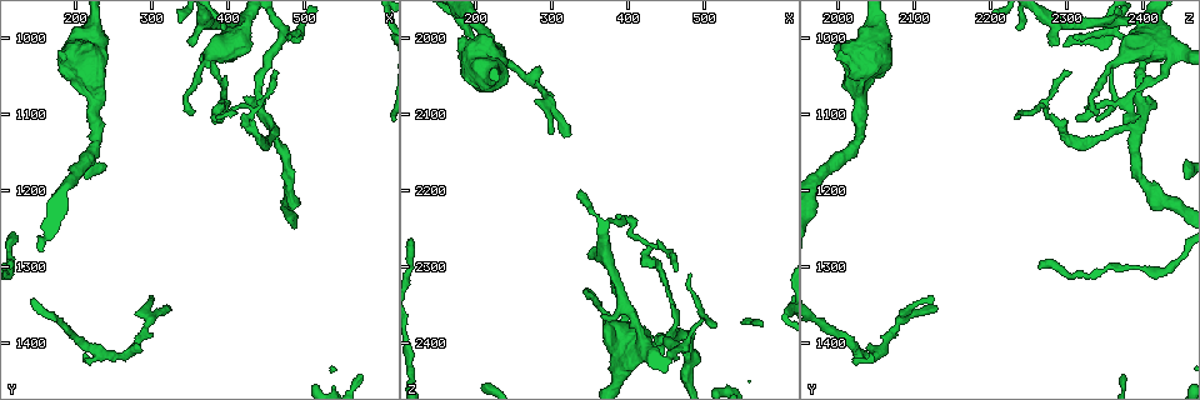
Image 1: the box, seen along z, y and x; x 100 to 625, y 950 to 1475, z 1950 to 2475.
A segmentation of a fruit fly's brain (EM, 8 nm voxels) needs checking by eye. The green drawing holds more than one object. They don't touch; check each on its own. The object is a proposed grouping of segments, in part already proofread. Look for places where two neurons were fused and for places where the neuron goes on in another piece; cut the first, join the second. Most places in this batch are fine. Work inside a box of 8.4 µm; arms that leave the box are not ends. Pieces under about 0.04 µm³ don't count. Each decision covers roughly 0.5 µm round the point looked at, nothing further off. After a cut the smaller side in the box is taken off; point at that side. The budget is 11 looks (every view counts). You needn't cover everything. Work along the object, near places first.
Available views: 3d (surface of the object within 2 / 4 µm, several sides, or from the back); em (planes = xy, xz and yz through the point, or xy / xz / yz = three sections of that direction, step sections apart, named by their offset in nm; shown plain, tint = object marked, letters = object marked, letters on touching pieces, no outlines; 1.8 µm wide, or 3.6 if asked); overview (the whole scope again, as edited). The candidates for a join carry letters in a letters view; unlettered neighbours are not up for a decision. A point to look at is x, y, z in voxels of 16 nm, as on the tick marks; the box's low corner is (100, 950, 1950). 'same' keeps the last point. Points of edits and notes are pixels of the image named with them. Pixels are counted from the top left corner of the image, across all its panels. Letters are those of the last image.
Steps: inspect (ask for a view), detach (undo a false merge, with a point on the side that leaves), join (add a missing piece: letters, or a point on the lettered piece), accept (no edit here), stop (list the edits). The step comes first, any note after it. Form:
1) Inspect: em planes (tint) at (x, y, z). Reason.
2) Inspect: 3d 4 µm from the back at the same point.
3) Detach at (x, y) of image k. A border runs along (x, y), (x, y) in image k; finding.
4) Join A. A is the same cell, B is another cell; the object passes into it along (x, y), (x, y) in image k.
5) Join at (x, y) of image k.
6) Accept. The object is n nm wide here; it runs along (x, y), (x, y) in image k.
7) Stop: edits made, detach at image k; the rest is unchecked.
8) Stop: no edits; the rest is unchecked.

Inspect: 3d 4 µm at (455, 1120, 2385). Branch point.

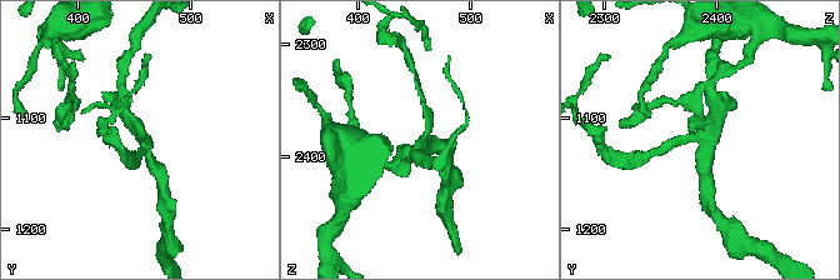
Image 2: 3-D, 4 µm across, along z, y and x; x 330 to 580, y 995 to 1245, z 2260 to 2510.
Inspect: em xz step 4 (tint) at (458, 1114, 2388). 3 arms meet here.

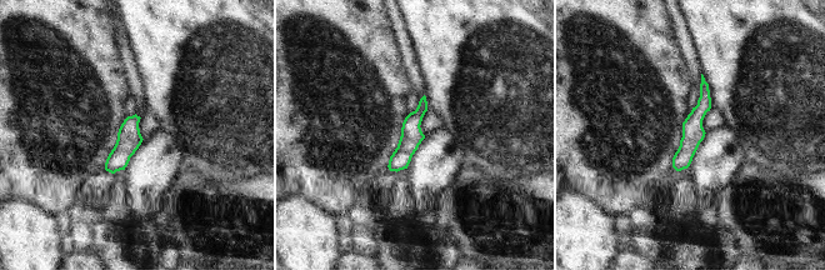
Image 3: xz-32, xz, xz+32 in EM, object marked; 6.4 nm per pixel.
Inspect: em yz step 4 (letters) at the same point. Another direction.

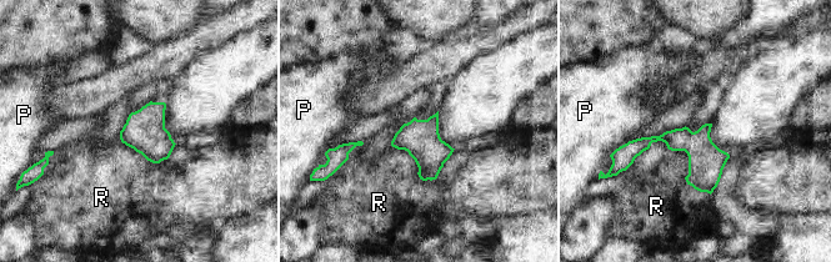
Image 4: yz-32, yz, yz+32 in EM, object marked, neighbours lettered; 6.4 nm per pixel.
Accept. The object is 200 nm wide here; P and R are other cells; continuous, no second neuron.

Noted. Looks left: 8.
Inspect: 3d 4 µm at (410, 995, 2405). Thick turns thin.

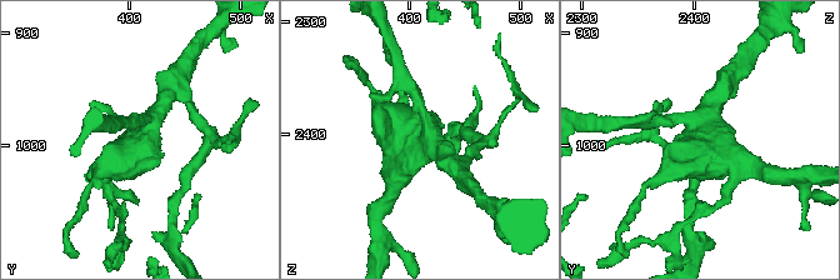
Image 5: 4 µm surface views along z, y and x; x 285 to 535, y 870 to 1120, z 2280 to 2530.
Inspect: em 3.6 µm yz step 8 (tint) at (412, 998, 2406).

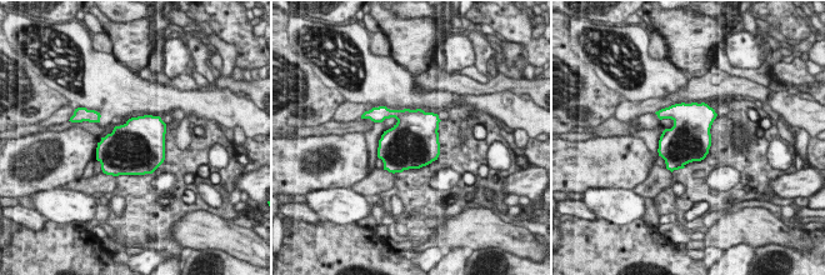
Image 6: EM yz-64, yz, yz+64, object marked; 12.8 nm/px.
Inspect: em 3.6 µm yz step 8 (letters) at the same point.

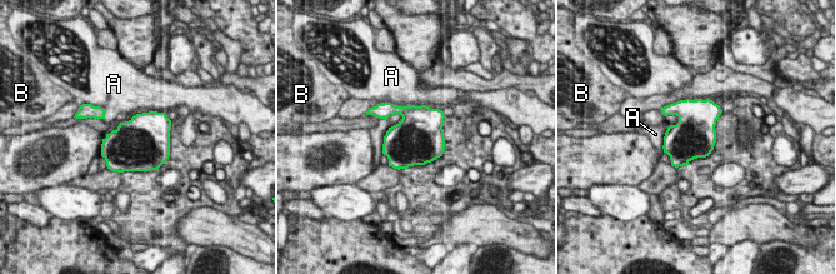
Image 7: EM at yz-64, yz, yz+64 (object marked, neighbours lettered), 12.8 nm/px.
Accept. A and B are other cells; a border runs along (390, 103), (395, 105), (414, 105) in image 7; continuous, no second neuron.

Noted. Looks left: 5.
Inspect: 3d 4 µm at (350, 1010, 2285). An open end.

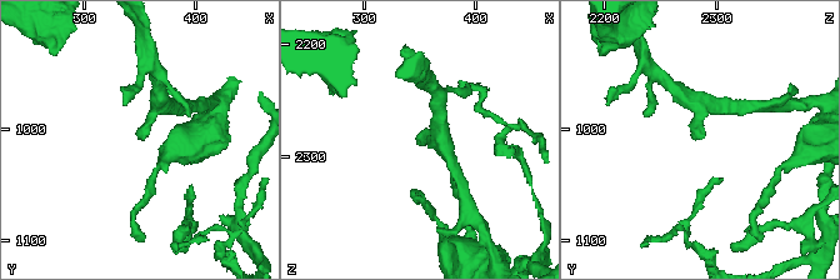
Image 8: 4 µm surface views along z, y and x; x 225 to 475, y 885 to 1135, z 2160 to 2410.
Inspect: em planes (letters) at (348, 1010, 2286). Now the EM.

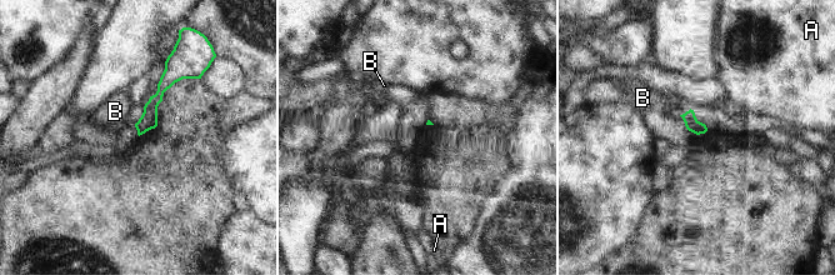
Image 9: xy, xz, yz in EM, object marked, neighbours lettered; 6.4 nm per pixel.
Accept. A and B are other cells; it runs along (176, 73), (161, 88), (140, 130) in image 9; none of them fits.

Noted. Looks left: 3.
Inspect: 3d 2 µm at (300, 1340, 2125). Tapers out.

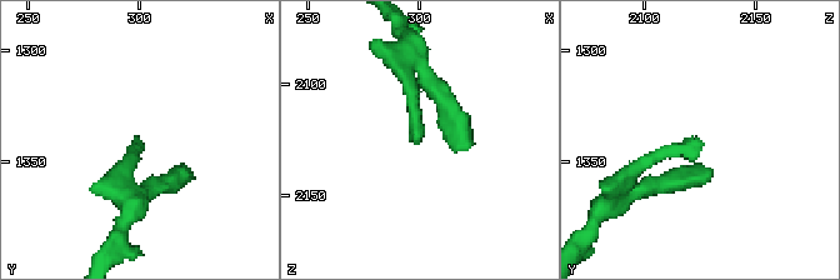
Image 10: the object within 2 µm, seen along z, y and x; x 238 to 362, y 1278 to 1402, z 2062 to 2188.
Inspect: em planes (letters) at (299, 1342, 2126). Need the tissue.

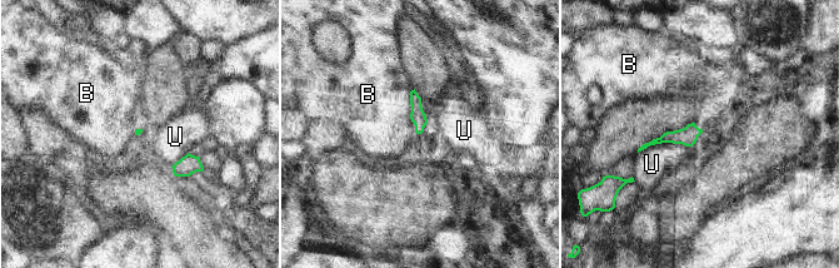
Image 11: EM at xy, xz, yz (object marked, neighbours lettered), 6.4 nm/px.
Accept. B and U are other cells; a border runs along (409, 92), (410, 97) in image 11; none of them fits.

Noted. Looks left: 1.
Stop: no edits; the rest is unchecked.

